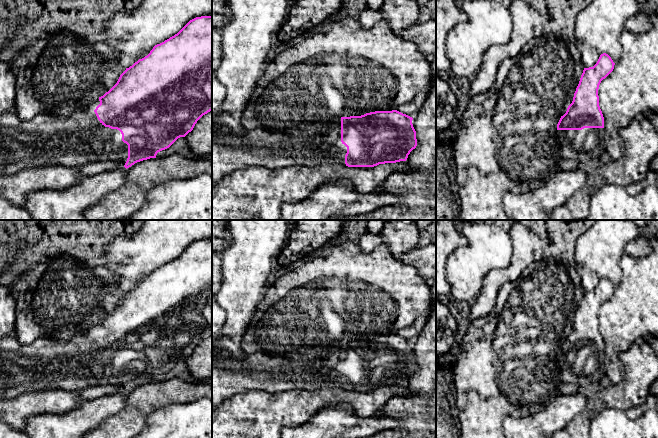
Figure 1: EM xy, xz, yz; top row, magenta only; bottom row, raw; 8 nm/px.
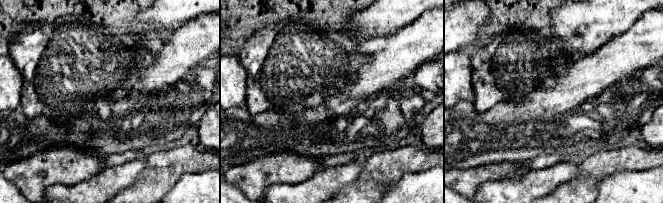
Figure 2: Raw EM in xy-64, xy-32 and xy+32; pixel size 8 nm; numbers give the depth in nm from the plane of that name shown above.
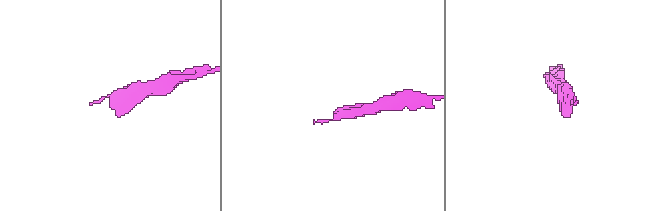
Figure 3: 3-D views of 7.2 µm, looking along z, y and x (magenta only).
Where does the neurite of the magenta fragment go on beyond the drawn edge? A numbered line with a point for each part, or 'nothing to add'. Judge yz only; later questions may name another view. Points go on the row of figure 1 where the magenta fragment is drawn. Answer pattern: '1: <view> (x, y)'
1: yz (585, 146)

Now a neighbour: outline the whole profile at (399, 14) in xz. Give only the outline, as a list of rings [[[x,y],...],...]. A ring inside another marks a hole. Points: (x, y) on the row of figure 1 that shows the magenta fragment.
[[[384,0],[379,10],[361,6],[356,11],[356,16],[365,29],[385,21],[394,32],[398,32],[416,24],[420,13],[419,8],[416,0]]]

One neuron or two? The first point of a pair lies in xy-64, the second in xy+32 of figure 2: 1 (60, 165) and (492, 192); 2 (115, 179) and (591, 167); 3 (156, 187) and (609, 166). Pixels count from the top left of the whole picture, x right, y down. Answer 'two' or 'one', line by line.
1: two
2: two
3: one

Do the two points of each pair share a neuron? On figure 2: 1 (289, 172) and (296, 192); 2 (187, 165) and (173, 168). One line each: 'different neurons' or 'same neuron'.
1: different neurons
2: same neuron

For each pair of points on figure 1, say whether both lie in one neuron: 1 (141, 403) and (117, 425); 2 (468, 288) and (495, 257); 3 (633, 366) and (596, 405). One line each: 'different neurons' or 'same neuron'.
1: same neuron
2: same neuron
3: same neuron

